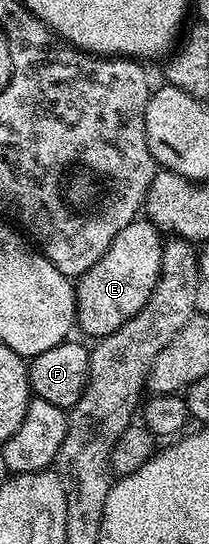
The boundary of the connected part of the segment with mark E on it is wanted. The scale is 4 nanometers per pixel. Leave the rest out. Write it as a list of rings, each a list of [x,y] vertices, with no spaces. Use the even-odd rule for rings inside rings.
[[[131,221],[110,243],[110,247],[94,267],[83,273],[75,282],[76,324],[79,332],[99,339],[118,331],[135,313],[142,311],[146,299],[156,286],[162,263],[162,234],[151,221]]]

